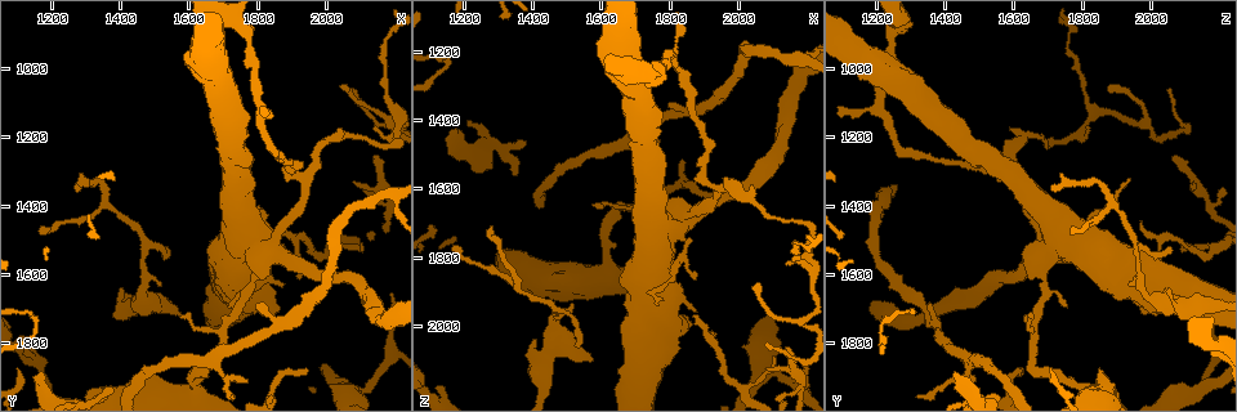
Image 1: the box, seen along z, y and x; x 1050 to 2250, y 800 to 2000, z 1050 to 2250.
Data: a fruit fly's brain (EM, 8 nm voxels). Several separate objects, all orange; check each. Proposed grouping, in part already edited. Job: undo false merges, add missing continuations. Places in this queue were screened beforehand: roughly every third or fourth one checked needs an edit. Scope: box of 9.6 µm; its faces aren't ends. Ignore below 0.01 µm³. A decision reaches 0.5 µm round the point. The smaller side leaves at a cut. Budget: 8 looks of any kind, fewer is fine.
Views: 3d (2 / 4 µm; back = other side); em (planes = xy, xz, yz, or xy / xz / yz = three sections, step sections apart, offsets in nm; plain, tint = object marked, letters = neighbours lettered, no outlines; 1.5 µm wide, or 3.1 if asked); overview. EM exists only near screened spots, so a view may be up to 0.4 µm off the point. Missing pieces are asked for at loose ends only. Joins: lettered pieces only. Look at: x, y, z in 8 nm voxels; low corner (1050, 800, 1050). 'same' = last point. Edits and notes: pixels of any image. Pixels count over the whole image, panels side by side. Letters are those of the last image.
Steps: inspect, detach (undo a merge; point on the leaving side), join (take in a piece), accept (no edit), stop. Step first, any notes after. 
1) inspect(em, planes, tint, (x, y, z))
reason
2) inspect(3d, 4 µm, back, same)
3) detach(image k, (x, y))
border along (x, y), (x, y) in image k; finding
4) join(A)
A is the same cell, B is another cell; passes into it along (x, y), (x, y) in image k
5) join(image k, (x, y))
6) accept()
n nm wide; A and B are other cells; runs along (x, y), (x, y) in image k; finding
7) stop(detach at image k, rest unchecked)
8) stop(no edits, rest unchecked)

inspect(em, xy, step 8, letters, (2140, 1250, 2060))
branch stops here

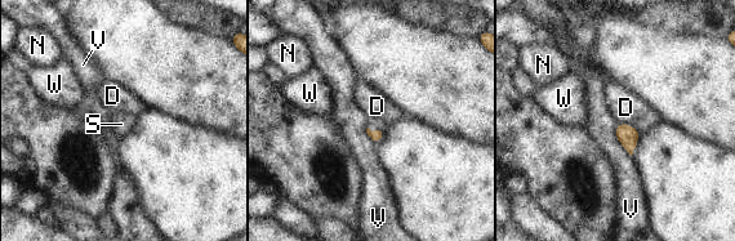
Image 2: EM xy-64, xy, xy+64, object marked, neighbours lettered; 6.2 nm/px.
join(S)
S is the same cell, D, N, V and W are other cells; passes into it along (377, 135), (377, 130), (374, 125) in image 2; it goes on there

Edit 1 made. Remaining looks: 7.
inspect(3d, 4 µm, (1640, 1880, 1660))
abrupt turn

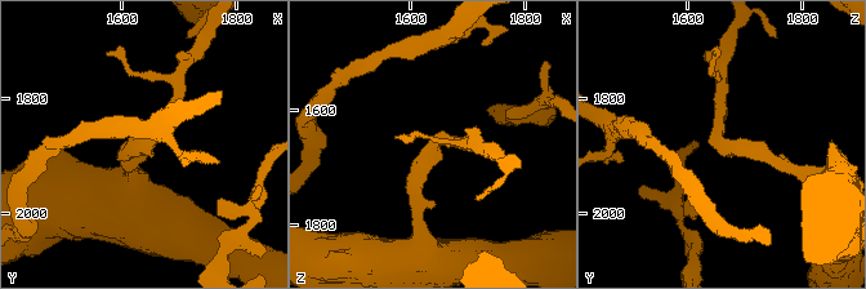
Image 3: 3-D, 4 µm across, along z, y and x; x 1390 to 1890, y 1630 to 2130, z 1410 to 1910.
inspect(em, planes, letters, (1640, 1880, 1660))
arms of 190, 240 nm; now the EM

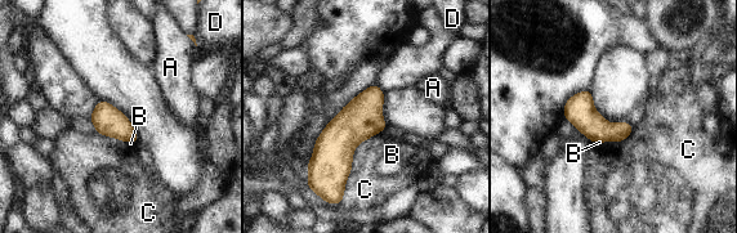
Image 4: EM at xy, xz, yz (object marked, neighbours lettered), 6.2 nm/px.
accept()
C touches over 300 nm; A, B, C and D are other cells; border along (370, 137), (357, 144), (345, 178) in image 4; one cell here

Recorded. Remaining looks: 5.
inspect(em, planes, letters, (1470, 1540, 1960))
branch point

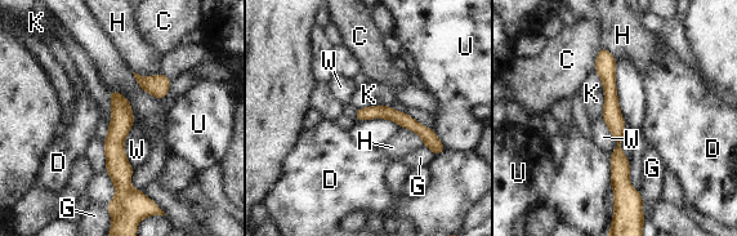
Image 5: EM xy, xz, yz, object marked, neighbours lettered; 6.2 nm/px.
accept()
K touches over 300 nm; C, D, G, H, K, U and W are other cells; all the same cell

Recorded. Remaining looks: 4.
stop(join at image 2, rest unchecked)

